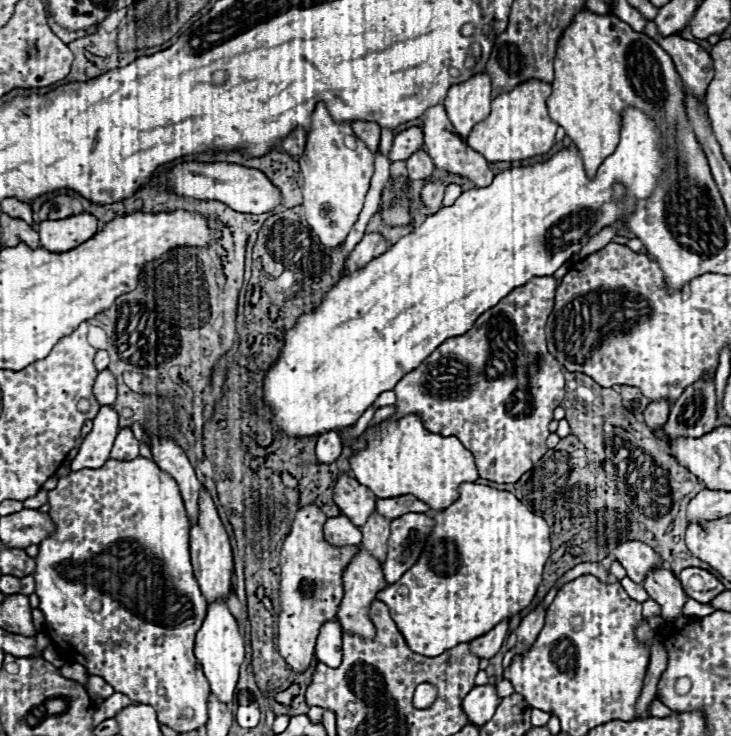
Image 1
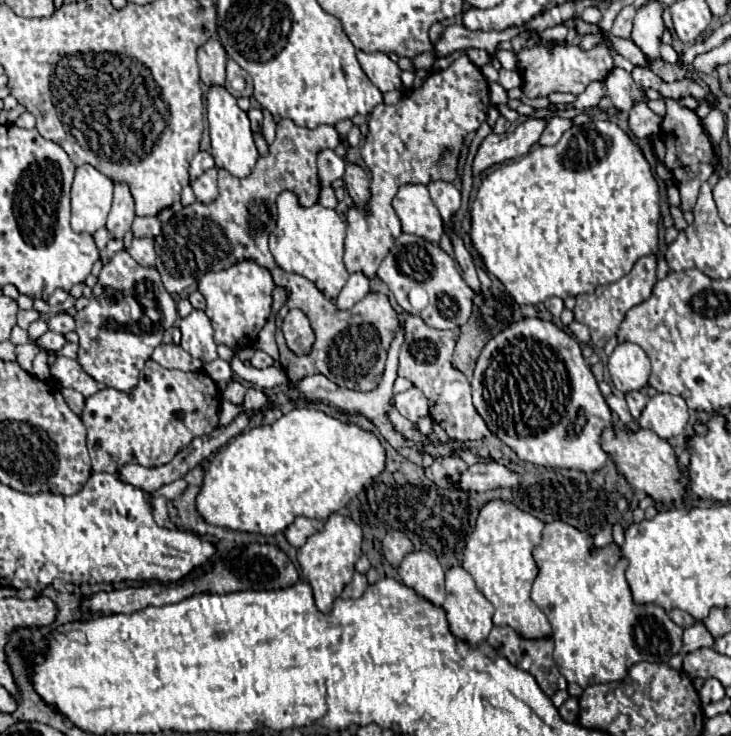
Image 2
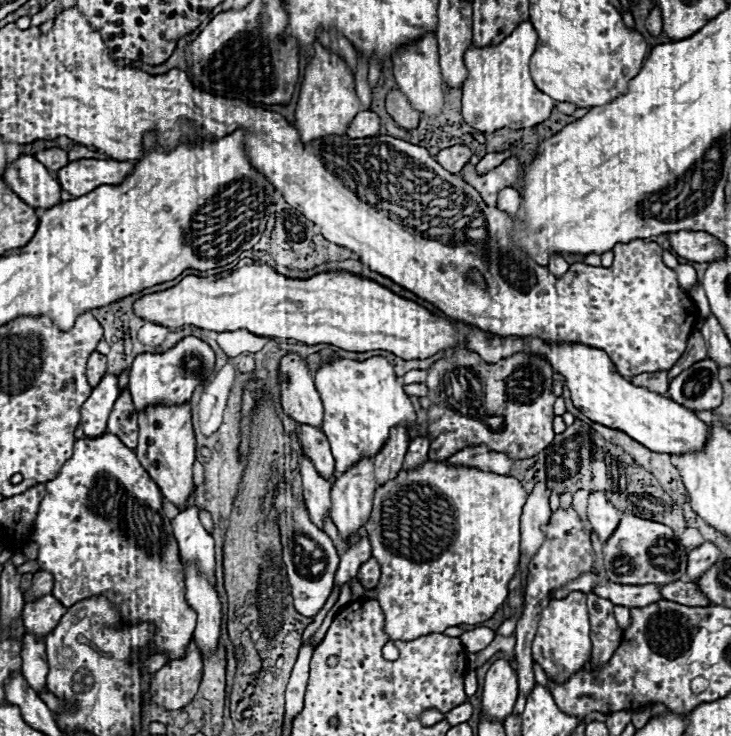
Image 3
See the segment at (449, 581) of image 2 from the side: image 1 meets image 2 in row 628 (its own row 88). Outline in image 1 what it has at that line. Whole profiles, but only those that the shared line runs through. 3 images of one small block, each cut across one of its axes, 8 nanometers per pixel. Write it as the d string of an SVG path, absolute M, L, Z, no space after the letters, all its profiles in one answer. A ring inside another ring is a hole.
M476 74L470 80L456 84L448 90L442 102L454 130L466 138L476 124L486 120L490 114L490 78L488 74Z

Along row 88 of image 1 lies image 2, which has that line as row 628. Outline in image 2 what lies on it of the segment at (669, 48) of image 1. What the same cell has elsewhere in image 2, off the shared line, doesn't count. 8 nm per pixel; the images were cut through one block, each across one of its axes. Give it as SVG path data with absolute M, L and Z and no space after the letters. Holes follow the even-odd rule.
M696 622L694 626L685 628L682 636L684 652L693 652L695 648L702 648L702 646L708 646L712 648L714 644L714 638L710 636L710 632L706 630L706 626L702 622Z

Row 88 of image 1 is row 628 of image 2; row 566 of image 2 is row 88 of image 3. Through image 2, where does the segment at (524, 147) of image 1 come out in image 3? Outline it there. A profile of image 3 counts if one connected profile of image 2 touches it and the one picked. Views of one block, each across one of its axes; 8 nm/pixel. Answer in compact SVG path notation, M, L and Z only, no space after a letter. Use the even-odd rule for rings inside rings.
M522 22L498 46L470 46L466 50L464 64L468 68L468 80L464 82L462 116L468 126L480 132L494 132L500 128L530 128L548 120L554 100L534 86L528 72L528 62L536 50L536 42L538 36L534 26L530 22Z

